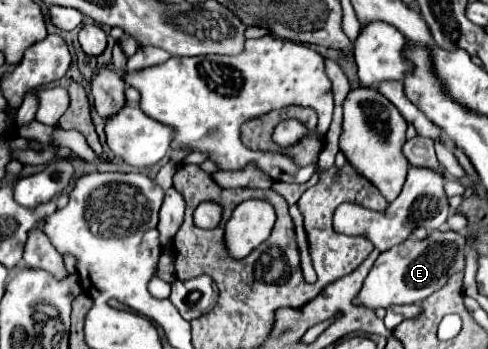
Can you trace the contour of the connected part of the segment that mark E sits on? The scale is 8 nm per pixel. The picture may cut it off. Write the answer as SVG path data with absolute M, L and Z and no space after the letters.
M434 231L424 241L406 239L404 243L380 253L372 271L368 273L354 303L366 309L388 309L390 305L410 305L424 301L438 291L450 275L464 271L466 239L454 231Z

